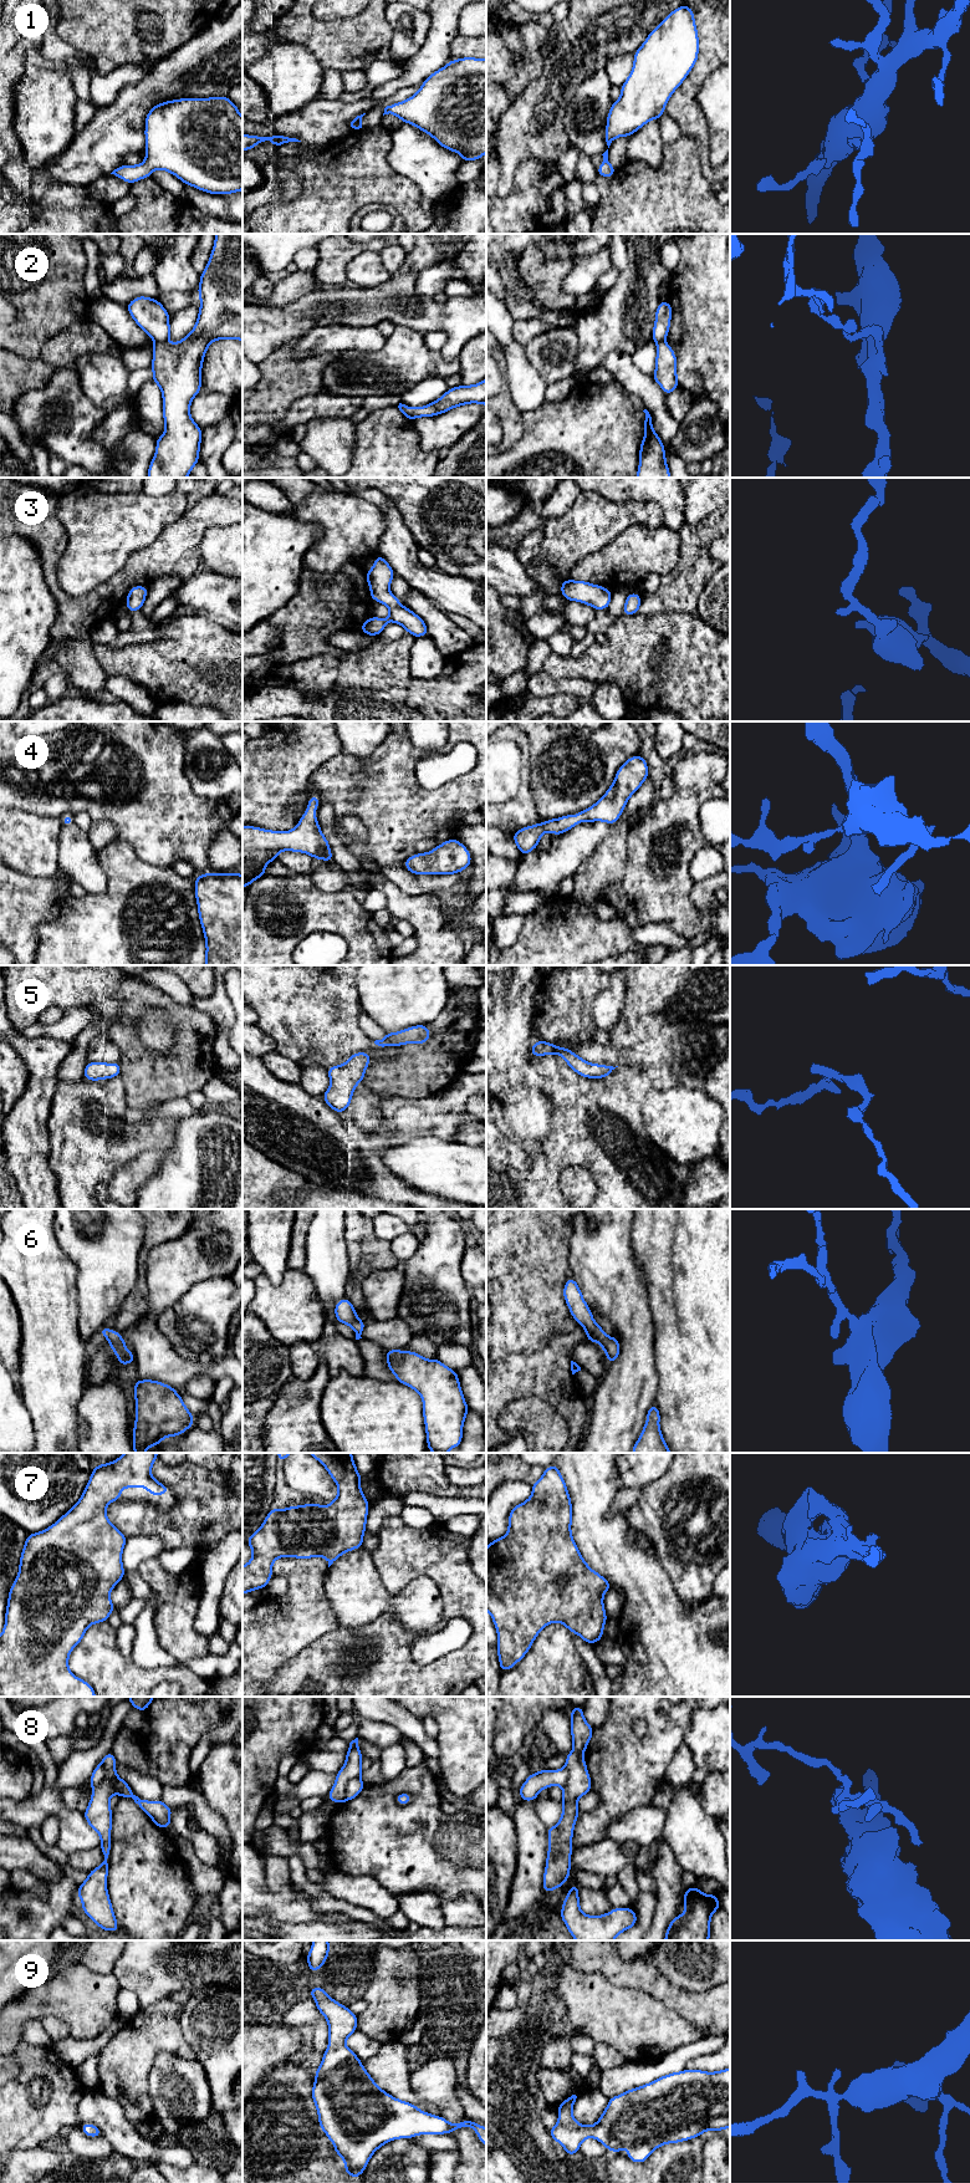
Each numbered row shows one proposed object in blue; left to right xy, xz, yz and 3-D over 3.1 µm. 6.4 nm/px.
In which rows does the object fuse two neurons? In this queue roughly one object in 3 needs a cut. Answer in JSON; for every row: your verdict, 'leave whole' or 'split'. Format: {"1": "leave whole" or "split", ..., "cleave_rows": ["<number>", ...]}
{"1": "leave whole", "2": "leave whole", "3": "leave whole", "4": "leave whole", "5": "leave whole", "6": "leave whole", "7": "leave whole", "8": "split", "9": "leave whole", "cleave_rows": ["8"]}

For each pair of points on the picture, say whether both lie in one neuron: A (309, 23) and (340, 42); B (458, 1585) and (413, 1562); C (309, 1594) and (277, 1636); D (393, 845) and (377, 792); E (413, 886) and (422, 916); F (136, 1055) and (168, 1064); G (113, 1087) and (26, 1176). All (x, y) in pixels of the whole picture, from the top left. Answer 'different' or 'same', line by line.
A: same
B: same
C: same
D: same
E: different
F: same
G: different

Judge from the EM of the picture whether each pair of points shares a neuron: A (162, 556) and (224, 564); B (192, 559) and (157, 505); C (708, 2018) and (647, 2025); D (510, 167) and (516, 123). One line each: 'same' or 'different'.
A: different
B: different
C: different
D: same

